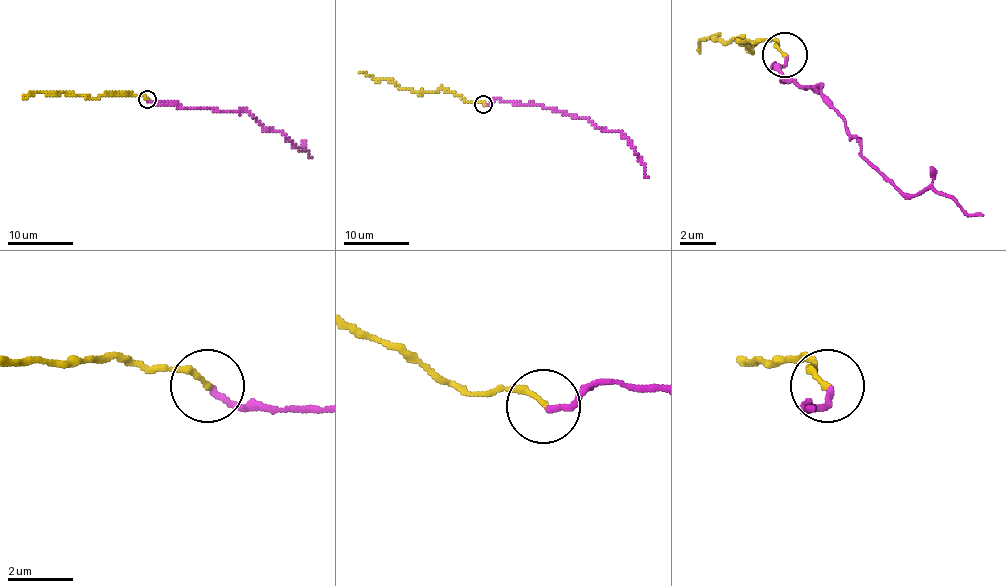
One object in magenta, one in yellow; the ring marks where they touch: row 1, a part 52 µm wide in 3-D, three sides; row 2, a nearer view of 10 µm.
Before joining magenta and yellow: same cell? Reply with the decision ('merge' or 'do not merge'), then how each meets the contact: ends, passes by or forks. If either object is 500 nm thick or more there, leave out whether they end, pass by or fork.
merge; magenta ends; yellow ends

